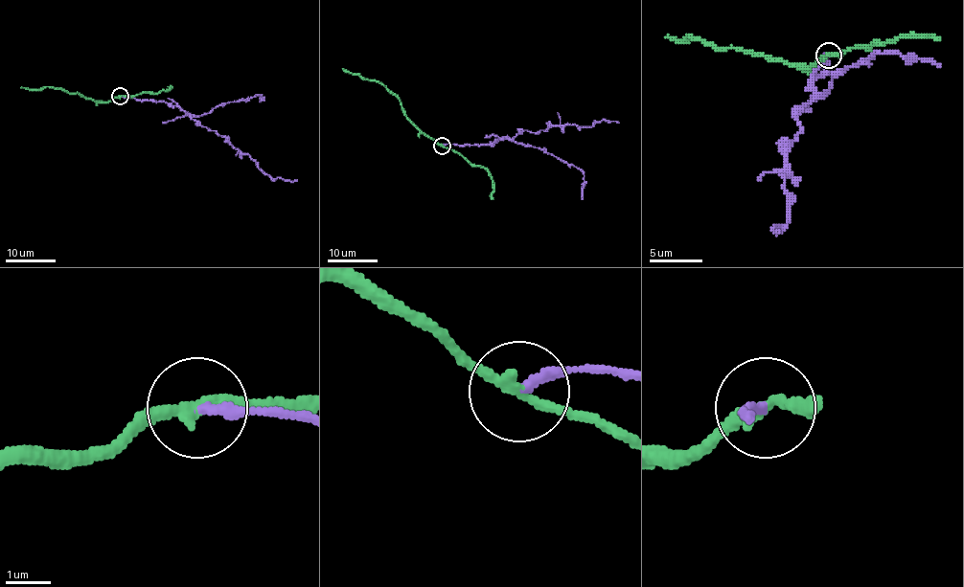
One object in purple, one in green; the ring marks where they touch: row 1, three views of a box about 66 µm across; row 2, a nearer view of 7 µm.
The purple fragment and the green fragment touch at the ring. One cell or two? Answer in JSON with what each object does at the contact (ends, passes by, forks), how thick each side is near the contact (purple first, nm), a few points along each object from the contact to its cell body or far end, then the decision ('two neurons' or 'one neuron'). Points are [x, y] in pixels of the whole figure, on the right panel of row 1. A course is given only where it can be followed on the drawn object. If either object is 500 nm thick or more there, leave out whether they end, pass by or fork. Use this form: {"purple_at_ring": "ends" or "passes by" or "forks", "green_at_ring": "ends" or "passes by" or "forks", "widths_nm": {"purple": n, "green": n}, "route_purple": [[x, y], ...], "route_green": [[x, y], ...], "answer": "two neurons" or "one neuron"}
{"purple_at_ring": "ends", "green_at_ring": "passes by", "widths_nm": {"purple": 240, "green": 240}, "route_purple": [[829, 56], [814, 77], [814, 98], [794, 117], [800, 127], [784, 174], [787, 222], [773, 227], [779, 230]], "route_green": [[829, 56], [821, 56], [811, 66], [790, 66], [734, 48], [713, 48], [692, 34], [678, 40], [665, 37]], "answer": "two neurons"}

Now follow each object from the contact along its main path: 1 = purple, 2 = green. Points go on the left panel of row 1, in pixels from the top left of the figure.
1: (120, 97), (166, 101), (180, 106), (201, 125), (216, 130), (240, 152), (246, 153), (272, 178), (297, 179)
2: (120, 97), (96, 101), (79, 93), (67, 93), (53, 86), (20, 88)

